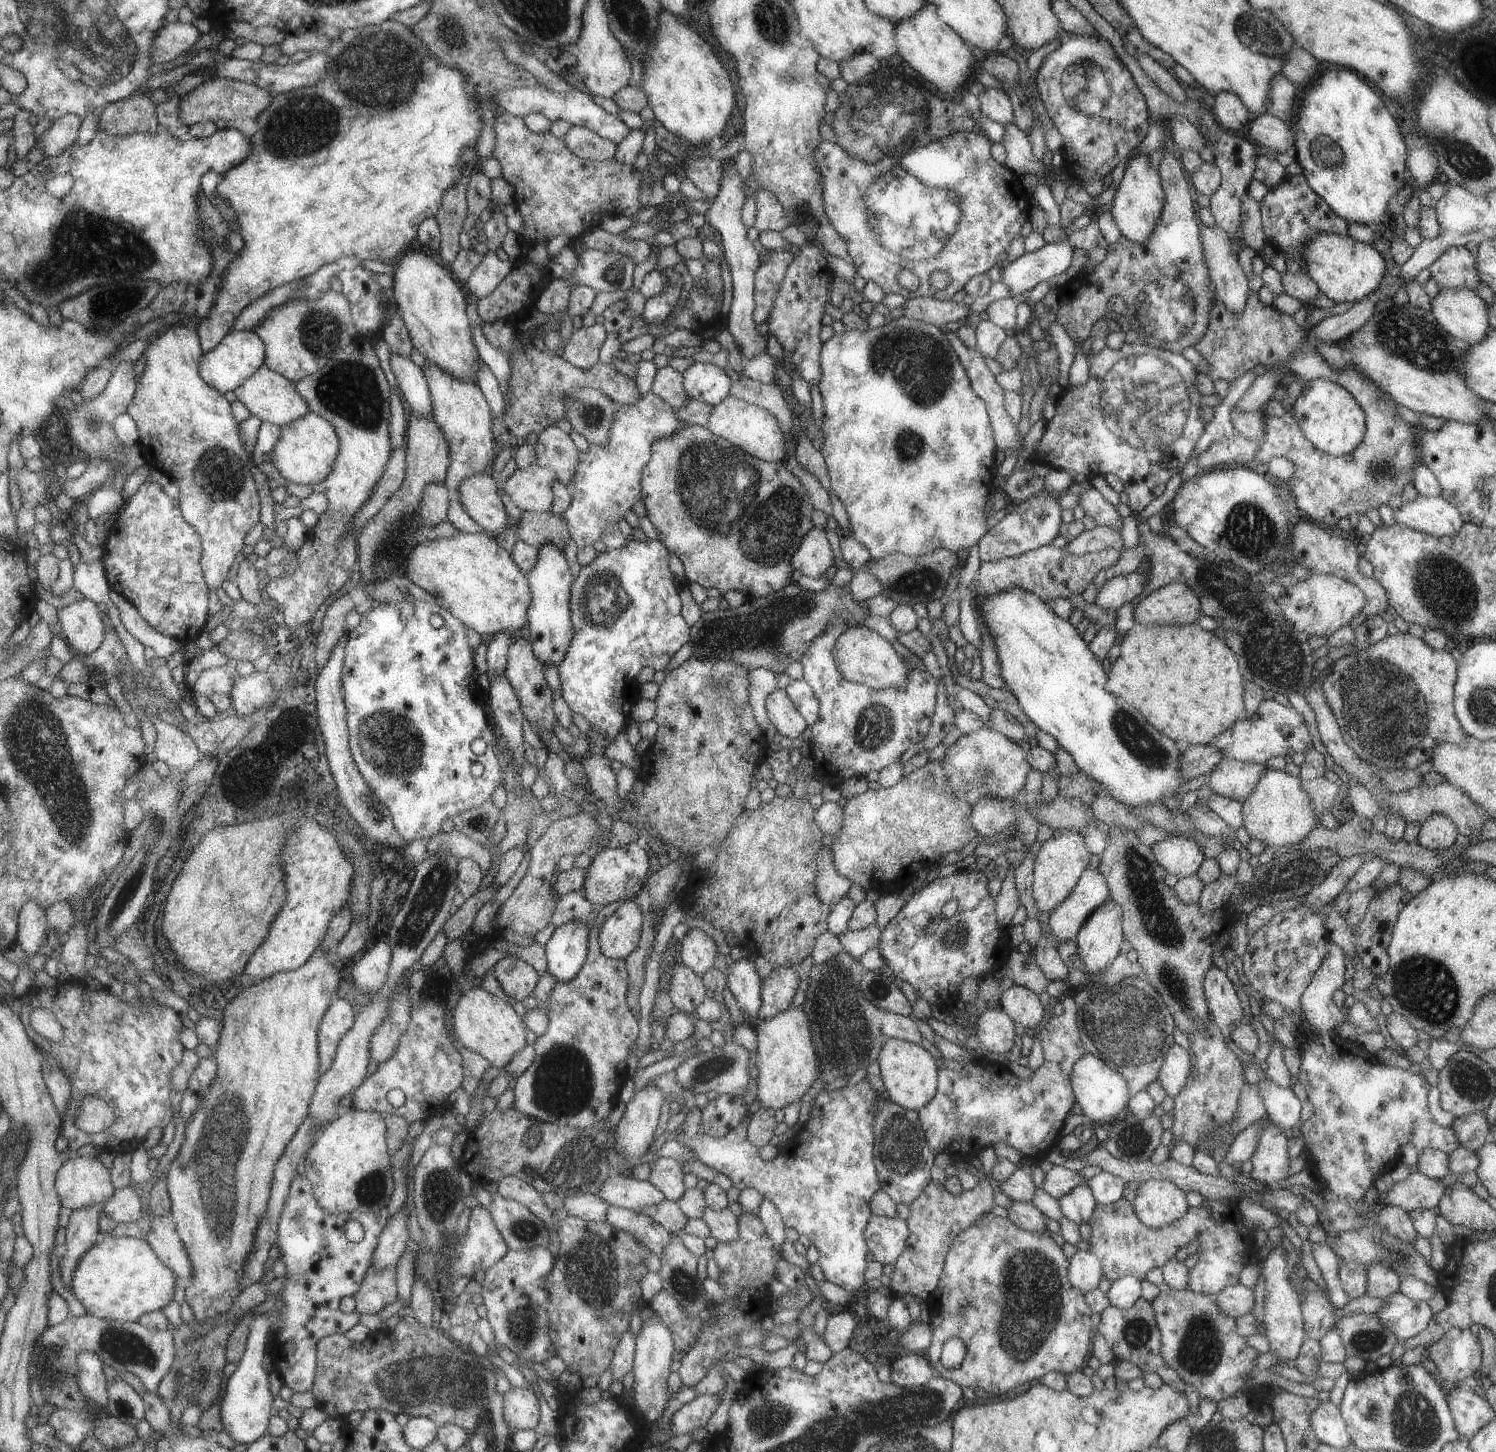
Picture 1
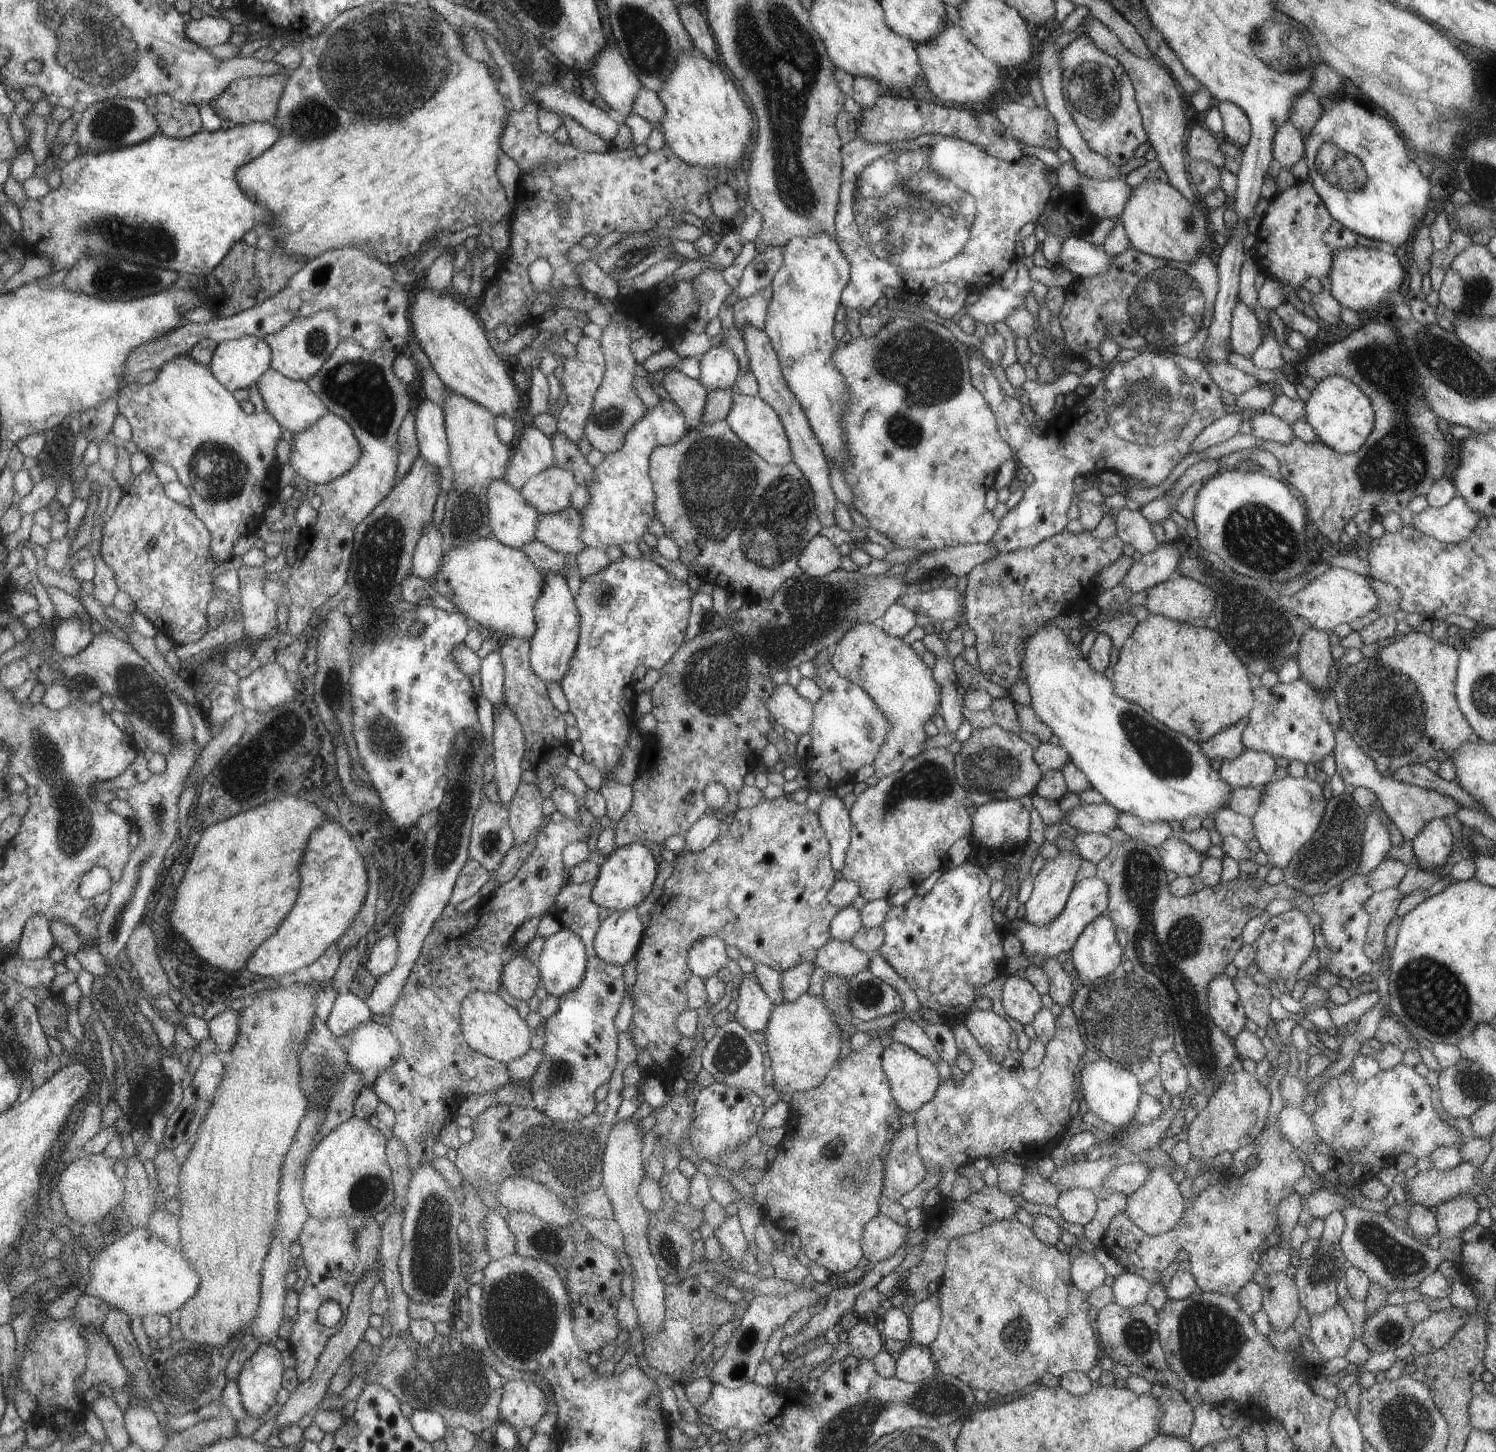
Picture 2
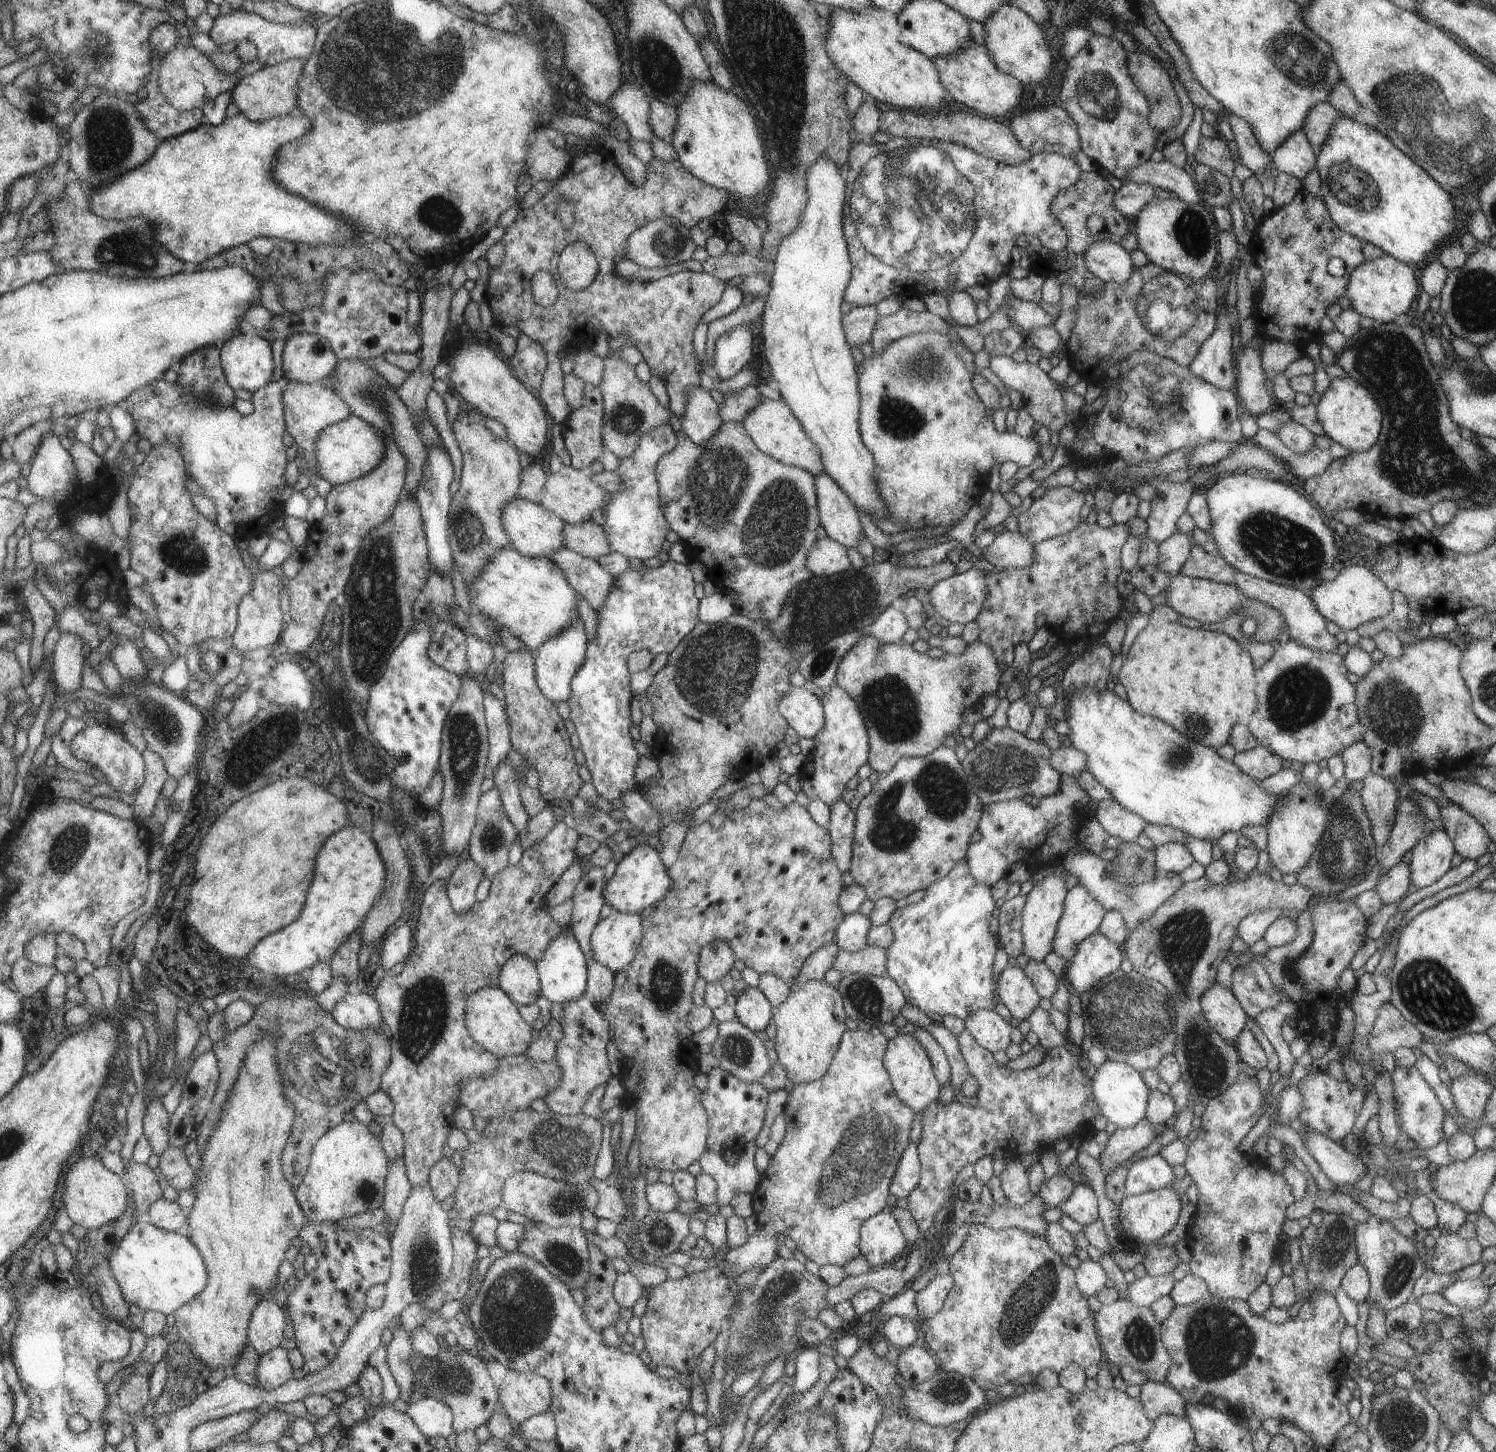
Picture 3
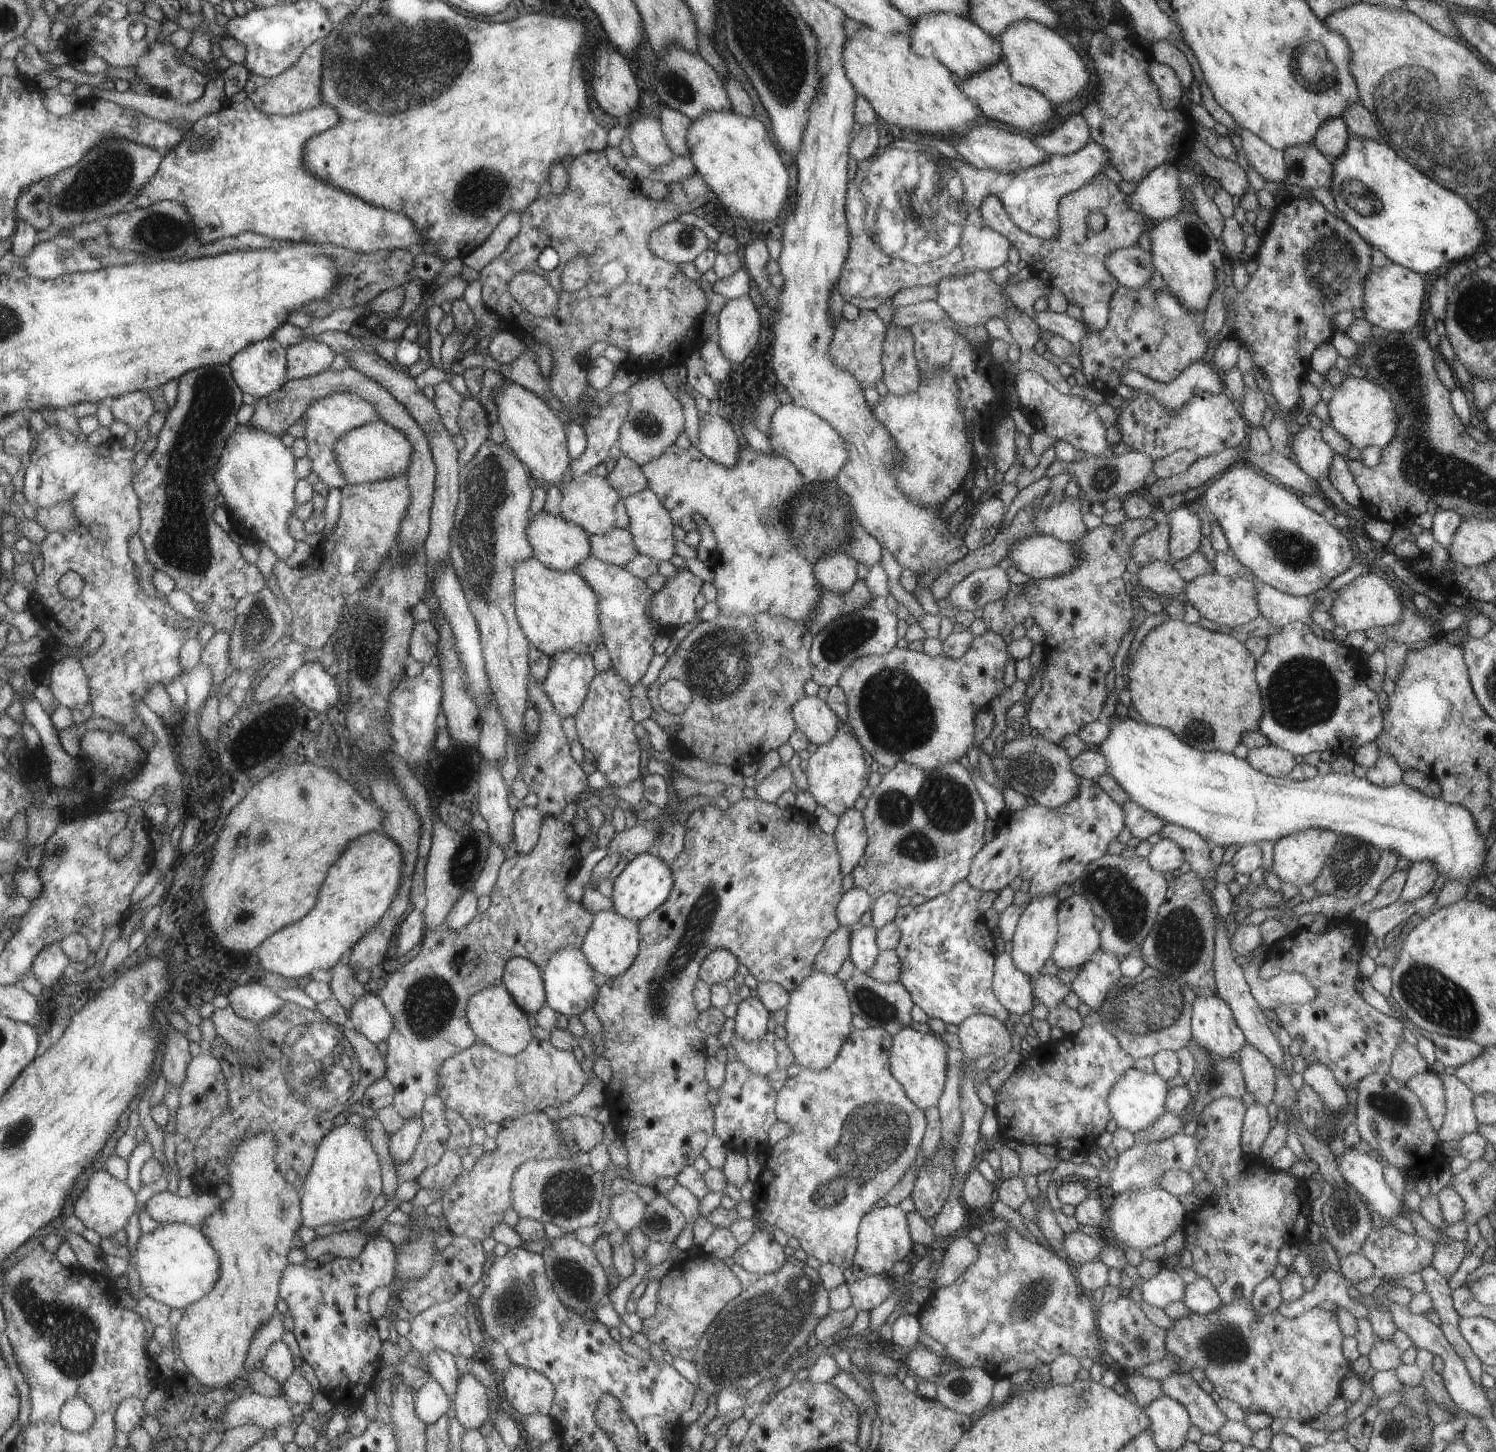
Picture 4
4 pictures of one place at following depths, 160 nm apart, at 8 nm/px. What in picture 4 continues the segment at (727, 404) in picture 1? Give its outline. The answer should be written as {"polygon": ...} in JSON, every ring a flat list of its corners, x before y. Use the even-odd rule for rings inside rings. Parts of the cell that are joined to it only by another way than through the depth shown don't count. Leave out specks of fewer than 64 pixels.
{"polygon":[[791,402,779,405,771,416,768,439,774,454,793,464,804,481,833,481,849,460,849,446,844,437,823,417]]}

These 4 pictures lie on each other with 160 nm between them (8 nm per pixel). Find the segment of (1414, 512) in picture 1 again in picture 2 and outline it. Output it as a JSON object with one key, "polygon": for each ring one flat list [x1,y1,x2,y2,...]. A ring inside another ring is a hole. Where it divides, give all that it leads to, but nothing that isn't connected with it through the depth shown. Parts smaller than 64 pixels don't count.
{"polygon":[[1455,494,1448,503,1439,508,1427,505,1419,513,1412,513,1411,524,1419,532,1435,540,1457,544,1471,535,1480,518,1463,498]]}

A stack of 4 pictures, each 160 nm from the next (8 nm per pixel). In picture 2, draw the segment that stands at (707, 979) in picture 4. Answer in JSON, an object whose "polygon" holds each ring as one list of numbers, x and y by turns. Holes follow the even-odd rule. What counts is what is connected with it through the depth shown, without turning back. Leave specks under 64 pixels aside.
{"polygon":[[705,937,692,944,688,952,688,969,693,975,706,979,726,966,727,960,724,942,715,937]]}

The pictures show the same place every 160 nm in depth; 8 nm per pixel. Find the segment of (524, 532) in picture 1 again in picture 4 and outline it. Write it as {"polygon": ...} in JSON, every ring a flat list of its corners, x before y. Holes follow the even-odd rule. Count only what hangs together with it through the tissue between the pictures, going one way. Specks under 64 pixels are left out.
{"polygon":[[615,528,605,536,593,535,592,542,592,556,617,566,627,566,639,554,635,536,628,529]]}

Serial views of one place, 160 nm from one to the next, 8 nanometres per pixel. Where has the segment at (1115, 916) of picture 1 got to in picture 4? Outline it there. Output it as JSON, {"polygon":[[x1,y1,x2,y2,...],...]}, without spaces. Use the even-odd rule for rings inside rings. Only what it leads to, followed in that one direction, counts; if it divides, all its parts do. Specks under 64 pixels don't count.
{"polygon":[[1100,948,1088,963,1079,967,1077,976,1071,980,1070,990,1077,996,1080,1003,1089,1006,1092,1011,1097,1012,1101,1004,1108,998,1109,988,1121,977,1120,959,1109,952,1101,952]]}

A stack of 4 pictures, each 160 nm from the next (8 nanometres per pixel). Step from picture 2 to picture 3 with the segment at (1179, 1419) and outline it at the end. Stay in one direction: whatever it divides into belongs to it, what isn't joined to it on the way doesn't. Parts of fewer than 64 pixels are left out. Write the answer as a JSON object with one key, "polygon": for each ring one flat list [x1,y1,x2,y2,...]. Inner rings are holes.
{"polygon":[[1146,1380,1140,1385,1137,1398,1144,1407,1144,1412,1153,1421,1157,1416,1175,1415,1185,1417,1185,1400,1168,1382]]}

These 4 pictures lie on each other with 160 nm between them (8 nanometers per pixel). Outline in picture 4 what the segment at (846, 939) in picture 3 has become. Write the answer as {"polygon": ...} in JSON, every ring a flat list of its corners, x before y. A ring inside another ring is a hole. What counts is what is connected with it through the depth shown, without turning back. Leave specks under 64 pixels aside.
{"polygon":[[856,925,852,929,850,962,856,971,867,972,875,964,879,946,875,943,876,930,871,926]]}

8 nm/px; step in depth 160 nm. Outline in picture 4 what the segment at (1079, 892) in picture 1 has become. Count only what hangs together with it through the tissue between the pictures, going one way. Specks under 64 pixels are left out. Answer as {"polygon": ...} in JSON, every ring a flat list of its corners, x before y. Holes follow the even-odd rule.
{"polygon":[[1069,896,1060,902,1056,921,1059,922,1059,939,1056,947,1053,948,1052,960,1057,970,1076,969,1088,963,1092,956,1096,954,1100,947,1100,936,1093,926,1093,916,1091,906,1085,902,1083,896]]}

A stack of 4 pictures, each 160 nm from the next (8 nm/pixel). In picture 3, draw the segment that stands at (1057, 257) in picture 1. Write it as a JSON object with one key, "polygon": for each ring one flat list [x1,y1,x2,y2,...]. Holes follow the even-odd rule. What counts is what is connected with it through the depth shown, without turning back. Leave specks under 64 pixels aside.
{"polygon":[[1098,240,1084,252,1085,268,1101,282,1124,283,1133,265,1130,254,1119,243]]}

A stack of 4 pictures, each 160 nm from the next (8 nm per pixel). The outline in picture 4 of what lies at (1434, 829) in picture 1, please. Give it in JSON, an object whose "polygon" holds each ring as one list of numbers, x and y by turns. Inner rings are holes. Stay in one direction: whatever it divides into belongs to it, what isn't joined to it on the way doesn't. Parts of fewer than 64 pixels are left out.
{"polygon":[[1429,860,1415,862,1407,869,1407,877,1399,894,1399,902,1413,902,1431,891,1437,878,1436,866]]}

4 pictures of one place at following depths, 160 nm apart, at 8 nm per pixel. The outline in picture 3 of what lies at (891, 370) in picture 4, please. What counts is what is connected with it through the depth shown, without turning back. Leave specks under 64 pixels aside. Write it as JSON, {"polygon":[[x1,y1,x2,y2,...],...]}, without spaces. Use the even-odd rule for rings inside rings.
{"polygon":[[901,305,896,312,876,318,868,341,872,352,879,354,892,340,913,333,931,331,936,327,945,333,949,324,929,311,913,312]]}

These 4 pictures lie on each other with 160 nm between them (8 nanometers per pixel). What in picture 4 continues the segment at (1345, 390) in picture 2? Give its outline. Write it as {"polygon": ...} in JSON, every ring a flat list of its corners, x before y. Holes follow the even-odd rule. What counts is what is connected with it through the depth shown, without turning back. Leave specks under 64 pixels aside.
{"polygon":[[1343,377,1339,386,1334,388,1326,407,1331,420,1330,426,1360,451,1372,446,1379,449,1387,447,1396,438,1400,428,1397,424,1399,414,1391,394,1381,385,1365,378]]}

